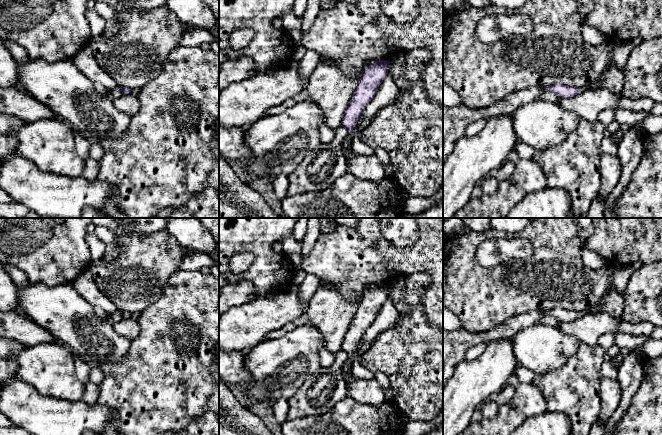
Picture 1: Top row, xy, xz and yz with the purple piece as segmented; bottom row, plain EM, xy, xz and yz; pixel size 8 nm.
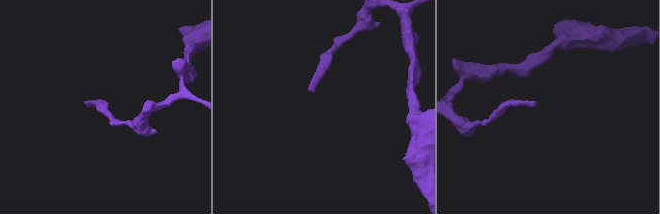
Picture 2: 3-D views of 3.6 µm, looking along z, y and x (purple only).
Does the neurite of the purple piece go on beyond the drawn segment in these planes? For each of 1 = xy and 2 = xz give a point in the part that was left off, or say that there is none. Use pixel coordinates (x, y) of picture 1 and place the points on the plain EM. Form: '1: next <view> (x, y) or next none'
1: next none
2: next none

